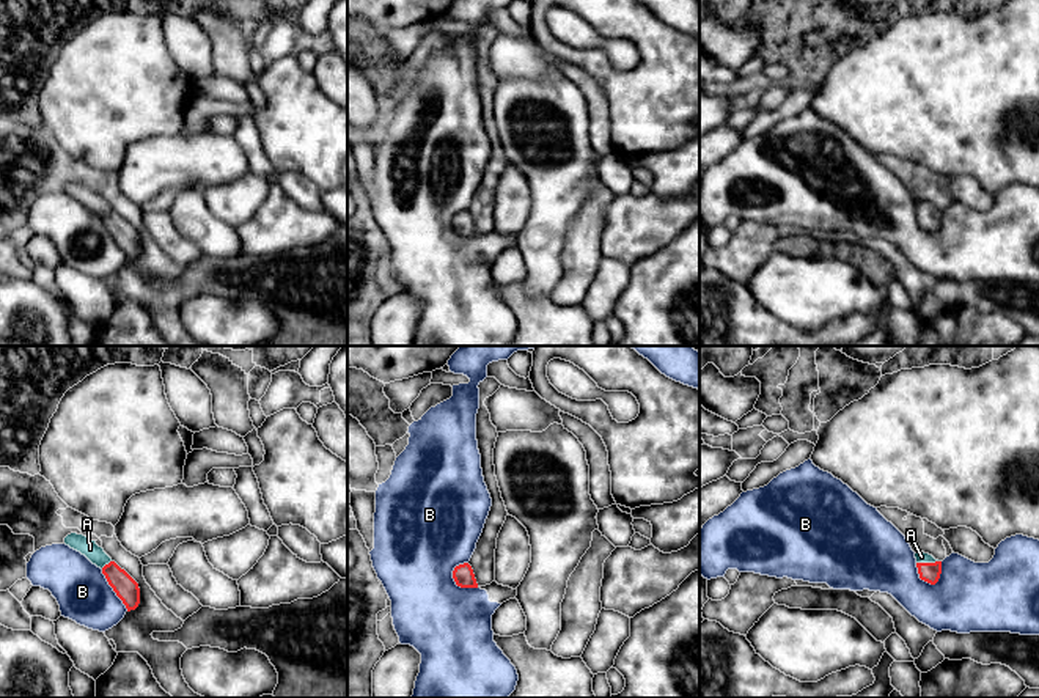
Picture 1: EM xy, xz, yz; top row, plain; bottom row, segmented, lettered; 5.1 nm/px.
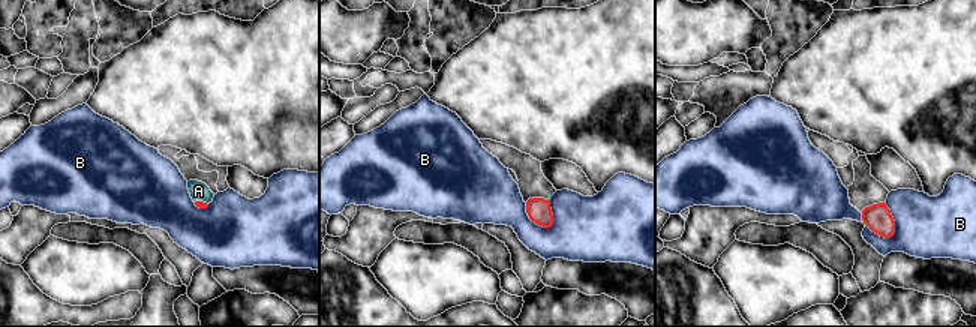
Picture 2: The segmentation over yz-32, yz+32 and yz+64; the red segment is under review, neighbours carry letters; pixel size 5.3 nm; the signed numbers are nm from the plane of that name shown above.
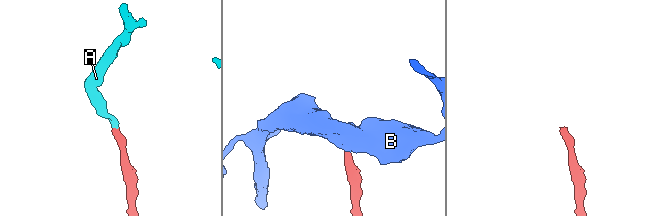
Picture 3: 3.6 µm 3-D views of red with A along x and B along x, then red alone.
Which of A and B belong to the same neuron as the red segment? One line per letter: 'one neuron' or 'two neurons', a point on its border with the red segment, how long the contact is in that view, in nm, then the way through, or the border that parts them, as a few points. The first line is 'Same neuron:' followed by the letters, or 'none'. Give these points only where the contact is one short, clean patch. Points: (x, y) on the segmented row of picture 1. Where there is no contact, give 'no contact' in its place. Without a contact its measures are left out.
Same neuron: A
A: one neuron | yz (926, 563) | 110 nm | across yz (929, 573), (926, 563), (921, 557)
B: two neurons | yz (923, 579) | 160 nm | along yz (915, 563), (921, 579), (931, 584), (939, 580)

